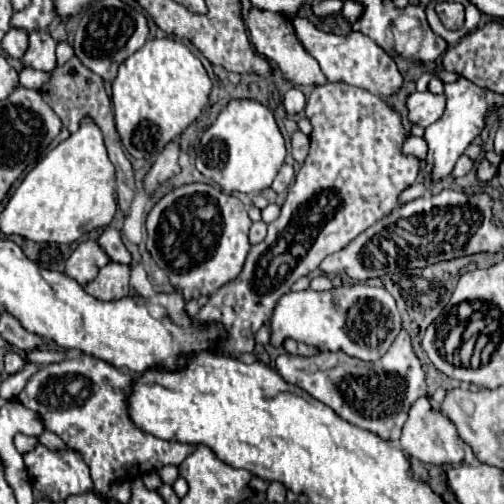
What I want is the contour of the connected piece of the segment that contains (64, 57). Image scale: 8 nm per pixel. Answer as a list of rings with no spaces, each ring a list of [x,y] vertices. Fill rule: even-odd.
[[[59,42],[56,47],[57,65],[62,65],[74,55],[73,48],[67,42]]]

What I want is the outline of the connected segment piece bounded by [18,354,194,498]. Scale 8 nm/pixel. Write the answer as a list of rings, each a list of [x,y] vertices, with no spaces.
[[[82,354],[80,358],[66,358],[56,364],[40,368],[18,400],[40,412],[46,430],[58,434],[72,450],[80,452],[88,464],[94,480],[94,492],[102,498],[118,478],[140,478],[146,472],[156,472],[162,466],[180,466],[188,454],[194,452],[192,444],[168,442],[142,432],[128,414],[128,398],[134,376],[120,372],[94,356]]]

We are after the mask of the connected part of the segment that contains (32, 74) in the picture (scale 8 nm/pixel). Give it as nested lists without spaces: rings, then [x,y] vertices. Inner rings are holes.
[[[28,66],[22,68],[20,72],[20,84],[26,86],[26,88],[34,88],[34,90],[40,90],[42,84],[50,78],[50,74],[46,72],[38,72],[38,70],[30,70]]]

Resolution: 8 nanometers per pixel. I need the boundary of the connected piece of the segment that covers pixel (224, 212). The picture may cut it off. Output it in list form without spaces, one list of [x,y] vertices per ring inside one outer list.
[[[194,182],[170,190],[154,204],[146,220],[146,246],[152,260],[168,272],[168,280],[188,302],[216,292],[240,274],[250,250],[250,226],[252,220],[236,196],[224,194],[216,186]]]

